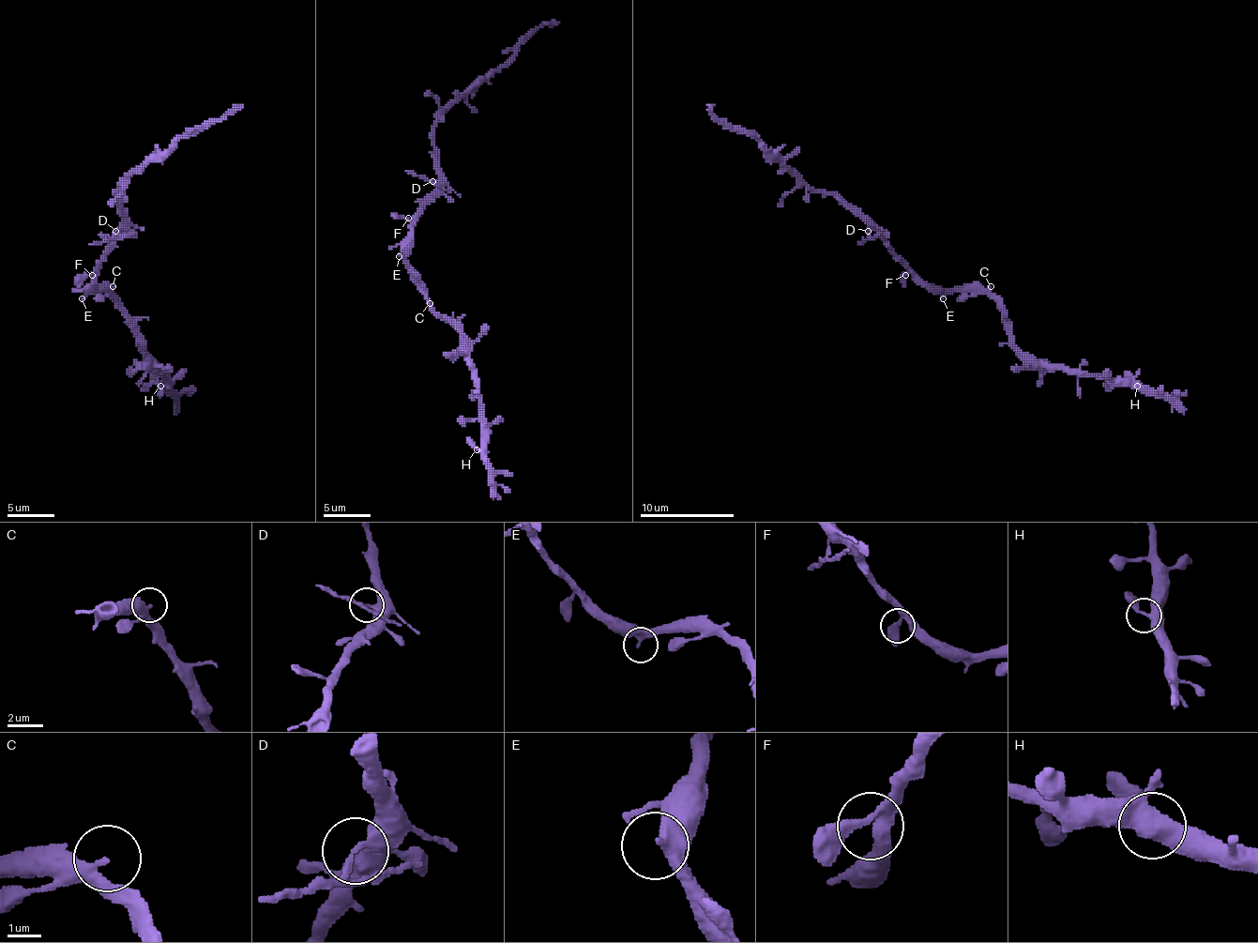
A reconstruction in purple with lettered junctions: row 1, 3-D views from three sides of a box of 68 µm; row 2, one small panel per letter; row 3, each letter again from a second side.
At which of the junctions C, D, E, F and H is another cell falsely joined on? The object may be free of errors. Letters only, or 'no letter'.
D

